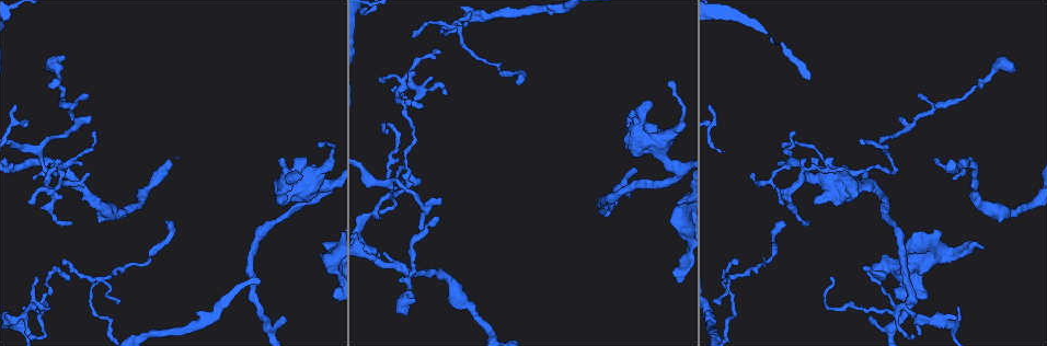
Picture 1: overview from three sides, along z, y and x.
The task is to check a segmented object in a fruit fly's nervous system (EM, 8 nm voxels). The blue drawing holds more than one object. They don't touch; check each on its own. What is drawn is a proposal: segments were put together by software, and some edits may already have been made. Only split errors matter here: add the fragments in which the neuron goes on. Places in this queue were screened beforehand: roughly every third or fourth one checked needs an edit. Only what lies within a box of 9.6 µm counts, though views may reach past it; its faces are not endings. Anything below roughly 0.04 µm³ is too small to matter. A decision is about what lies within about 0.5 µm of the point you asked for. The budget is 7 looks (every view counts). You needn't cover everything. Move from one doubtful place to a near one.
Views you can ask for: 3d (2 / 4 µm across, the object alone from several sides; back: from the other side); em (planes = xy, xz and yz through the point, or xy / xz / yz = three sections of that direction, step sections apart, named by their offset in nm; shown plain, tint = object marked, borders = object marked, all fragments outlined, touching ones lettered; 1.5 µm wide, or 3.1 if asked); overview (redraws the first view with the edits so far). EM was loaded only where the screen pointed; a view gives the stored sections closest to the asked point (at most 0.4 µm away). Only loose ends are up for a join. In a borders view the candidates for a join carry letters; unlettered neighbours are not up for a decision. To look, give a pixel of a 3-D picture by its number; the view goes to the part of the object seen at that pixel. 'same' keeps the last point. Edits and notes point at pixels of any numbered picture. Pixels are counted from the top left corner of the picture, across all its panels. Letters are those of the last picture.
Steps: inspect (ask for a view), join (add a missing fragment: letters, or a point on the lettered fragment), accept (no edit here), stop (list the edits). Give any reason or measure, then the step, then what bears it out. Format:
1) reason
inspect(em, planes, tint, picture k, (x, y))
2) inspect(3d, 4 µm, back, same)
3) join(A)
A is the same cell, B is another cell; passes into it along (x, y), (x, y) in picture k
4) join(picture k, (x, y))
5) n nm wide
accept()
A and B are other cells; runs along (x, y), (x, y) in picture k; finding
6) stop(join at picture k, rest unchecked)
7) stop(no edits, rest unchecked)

tapers out
inspect(em, planes, plain, picture 1, (68, 223))

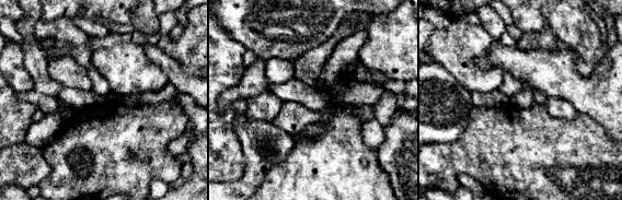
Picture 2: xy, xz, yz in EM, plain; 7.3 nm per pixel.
see the neighbours
inspect(em, planes, borders, same)

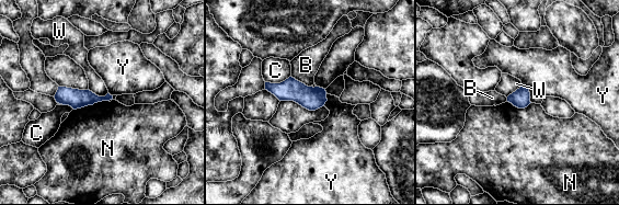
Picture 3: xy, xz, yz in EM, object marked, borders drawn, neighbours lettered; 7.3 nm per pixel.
130 nm wide
accept()
B, C, N, W and Y are other cells; runs along (267, 84), (323, 99) in picture 3; none of them fits

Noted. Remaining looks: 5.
long arm stops here
inspect(em, yz, step 8, borders, picture 1, (37, 279))

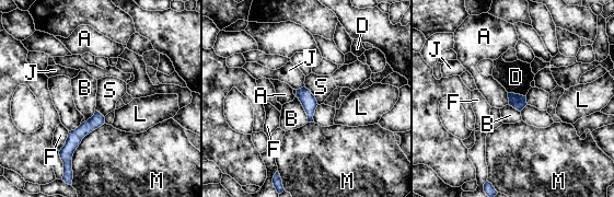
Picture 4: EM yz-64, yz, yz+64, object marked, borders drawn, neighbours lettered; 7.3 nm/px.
inspect(em, planes, borders, same)

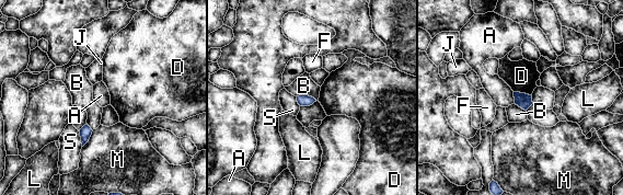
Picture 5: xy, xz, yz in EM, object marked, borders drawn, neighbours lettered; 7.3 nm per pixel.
accept()
A, B, D, F, J, L, M and S are other cells; border along (514, 91), (531, 95) in picture 5; no lettered fragment goes on from it

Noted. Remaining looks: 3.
thin end
inspect(em, planes, tint, picture 1, (88, 94))

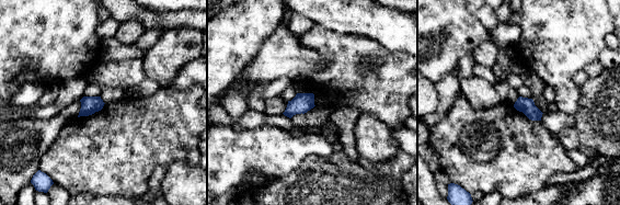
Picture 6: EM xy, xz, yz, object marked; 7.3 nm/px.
see the neighbours
inspect(em, planes, borders, same)

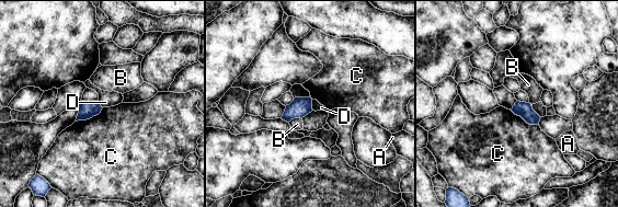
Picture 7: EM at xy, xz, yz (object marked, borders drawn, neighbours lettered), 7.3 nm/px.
120 nm wide
accept()
A, B, C and D are other cells; border along (311, 100), (311, 107), (313, 110) in picture 7; none of them fits

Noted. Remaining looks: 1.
stop(no edits, rest unchecked)

